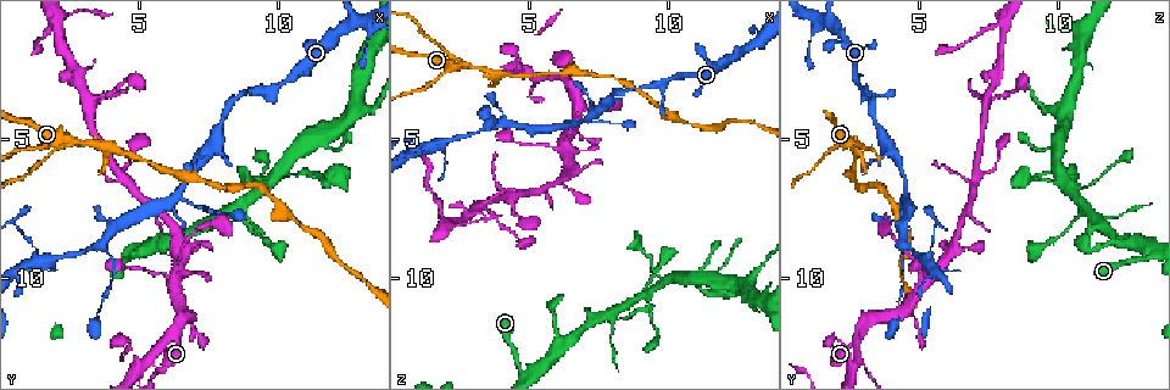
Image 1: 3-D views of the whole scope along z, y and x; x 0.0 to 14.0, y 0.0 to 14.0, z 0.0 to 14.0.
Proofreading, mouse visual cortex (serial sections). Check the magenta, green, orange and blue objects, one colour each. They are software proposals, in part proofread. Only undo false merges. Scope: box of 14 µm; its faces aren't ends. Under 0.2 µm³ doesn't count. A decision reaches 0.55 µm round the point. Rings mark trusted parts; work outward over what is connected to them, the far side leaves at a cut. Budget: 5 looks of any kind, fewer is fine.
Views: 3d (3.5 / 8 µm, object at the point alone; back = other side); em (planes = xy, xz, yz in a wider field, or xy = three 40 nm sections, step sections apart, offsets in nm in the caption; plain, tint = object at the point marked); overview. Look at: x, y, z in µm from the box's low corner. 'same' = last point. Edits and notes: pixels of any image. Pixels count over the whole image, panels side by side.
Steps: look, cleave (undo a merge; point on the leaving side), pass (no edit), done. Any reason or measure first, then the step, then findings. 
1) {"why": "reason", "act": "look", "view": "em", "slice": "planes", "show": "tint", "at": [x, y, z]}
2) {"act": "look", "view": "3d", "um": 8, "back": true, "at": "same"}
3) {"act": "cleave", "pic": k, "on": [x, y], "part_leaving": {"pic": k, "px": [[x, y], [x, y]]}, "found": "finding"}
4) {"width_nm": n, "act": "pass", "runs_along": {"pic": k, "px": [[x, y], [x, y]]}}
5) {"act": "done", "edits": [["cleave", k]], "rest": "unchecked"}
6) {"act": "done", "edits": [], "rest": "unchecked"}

{"why": "three-way junction", "act": "look", "view": "3d", "um": 3.5, "at": [5.2, 13.0, 2.8]}

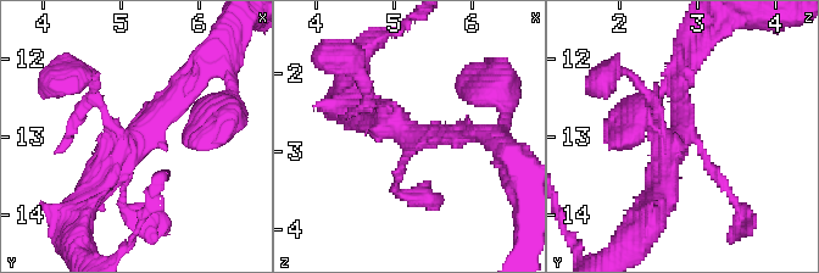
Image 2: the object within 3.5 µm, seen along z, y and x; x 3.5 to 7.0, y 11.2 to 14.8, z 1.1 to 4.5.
{"act": "look", "view": "em", "slice": "xy", "step": 2, "show": "tint", "at": [5.25, 12.90, 2.85]}

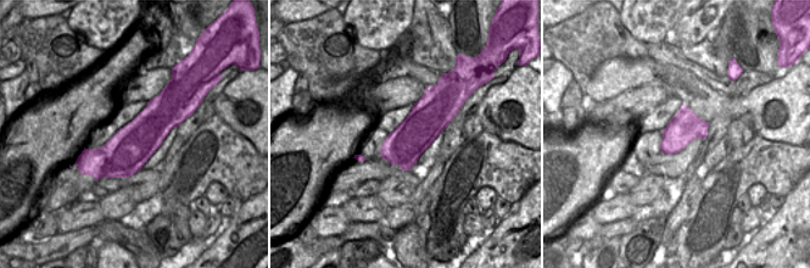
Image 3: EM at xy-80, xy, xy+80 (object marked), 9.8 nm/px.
{"act": "pass", "runs_along": {"pic": 2, "px": [[204, 71], [122, 143], [92, 191]]}, "found": "continuous, no second cell"}

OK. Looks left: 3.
{"why": "thin neck", "act": "look", "view": "3d", "um": 8, "at": [2.9, 5.2, 2.4]}

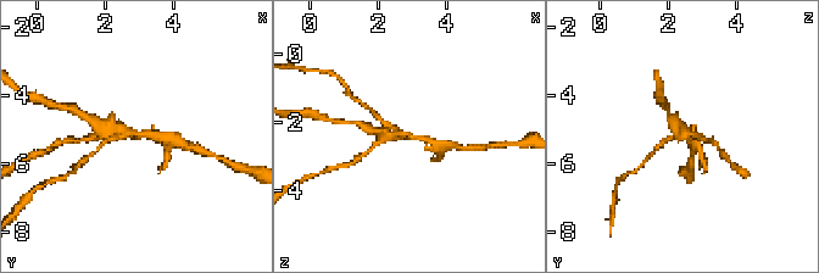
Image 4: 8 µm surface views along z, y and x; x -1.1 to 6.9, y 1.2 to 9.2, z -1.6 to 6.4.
{"arm_widths_nm": [250, 250], "act": "look", "view": "em", "slice": "xy", "step": 1, "show": "tint", "at": [2.9, 5.1, 2.5]}

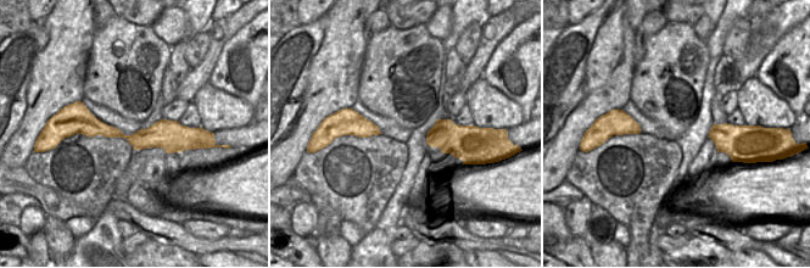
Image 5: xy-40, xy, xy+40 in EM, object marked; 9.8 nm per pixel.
{"act": "cleave", "pic": 4, "on": [372, 111], "part_leaving": {"pic": 4, "px": [[384, 126], [367, 106], [352, 98]]}, "found": "a second cell is stuck on"}

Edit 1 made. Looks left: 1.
{"act": "done", "edits": [["cleave", 4]], "rest": "unchecked"}

